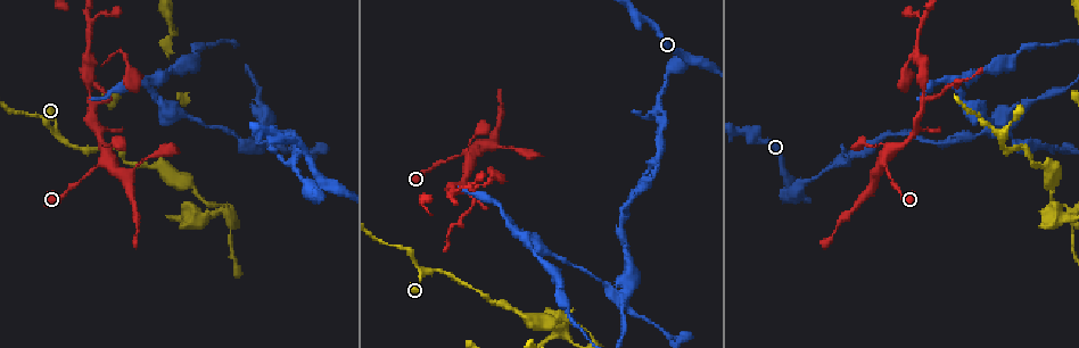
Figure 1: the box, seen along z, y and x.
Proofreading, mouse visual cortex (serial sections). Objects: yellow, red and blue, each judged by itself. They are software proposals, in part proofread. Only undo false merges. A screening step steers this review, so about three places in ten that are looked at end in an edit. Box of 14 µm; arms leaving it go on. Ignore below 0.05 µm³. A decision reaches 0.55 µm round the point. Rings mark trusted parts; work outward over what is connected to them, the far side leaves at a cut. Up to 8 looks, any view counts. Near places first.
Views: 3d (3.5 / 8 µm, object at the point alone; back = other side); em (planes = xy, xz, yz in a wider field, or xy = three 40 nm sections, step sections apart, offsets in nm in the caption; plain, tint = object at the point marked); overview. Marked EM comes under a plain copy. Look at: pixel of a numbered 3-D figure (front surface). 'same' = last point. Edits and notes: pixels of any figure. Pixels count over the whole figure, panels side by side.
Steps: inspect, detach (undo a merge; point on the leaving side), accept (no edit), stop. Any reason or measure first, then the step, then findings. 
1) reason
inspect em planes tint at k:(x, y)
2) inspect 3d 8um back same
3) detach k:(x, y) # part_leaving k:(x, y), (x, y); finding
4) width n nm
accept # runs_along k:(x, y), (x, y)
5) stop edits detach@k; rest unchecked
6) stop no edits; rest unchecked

sharp bend
inspect 3d 8um back at 1:(685, 59)

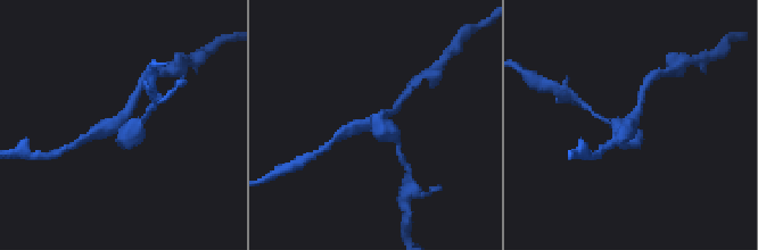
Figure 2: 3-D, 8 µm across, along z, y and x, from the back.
closer look
inspect 3d 3.5um at 2:(119, 121)

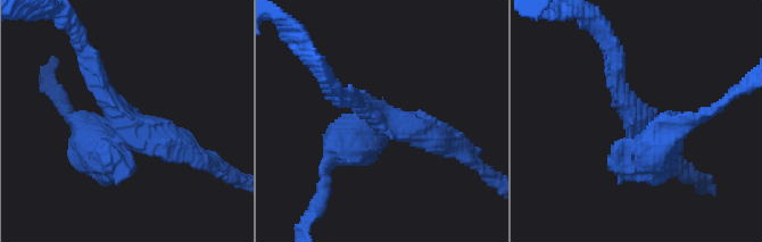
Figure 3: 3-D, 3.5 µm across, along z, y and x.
arms 3; arm_widths 250, 350, 600 nm
inspect em xy step 1 tint at 3:(377, 116)

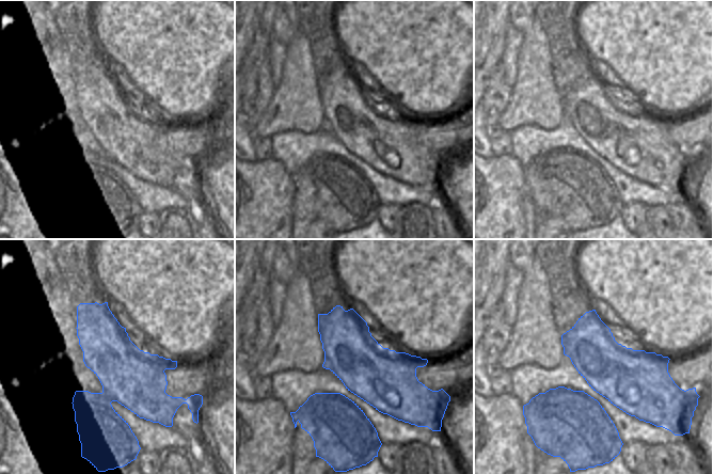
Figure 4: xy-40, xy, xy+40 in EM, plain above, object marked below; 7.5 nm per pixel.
width 440 nm
detach 3:(640, 174) # border 4:(103, 392), (116, 400); a second cell is stuck on

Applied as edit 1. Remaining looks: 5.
abrupt turn
inspect 3d 3.5um at 1:(58, 132)

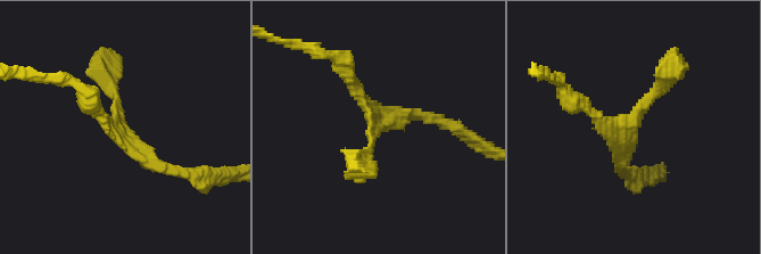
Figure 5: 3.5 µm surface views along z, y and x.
arms 3; arm_widths 150, 200, 200 nm
inspect em xy step 3 tint at 5:(624, 127)

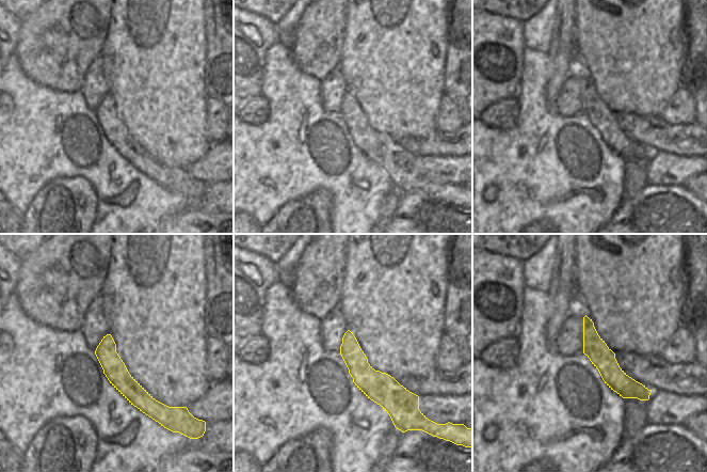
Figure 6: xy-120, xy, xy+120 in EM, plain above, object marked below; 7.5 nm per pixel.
width 190 nm
accept # runs_along 6:(585, 319), (607, 365), (646, 395); continuous, no second cell

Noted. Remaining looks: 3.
abrupt turn
inspect 3d 3.5um at 1:(102, 161)

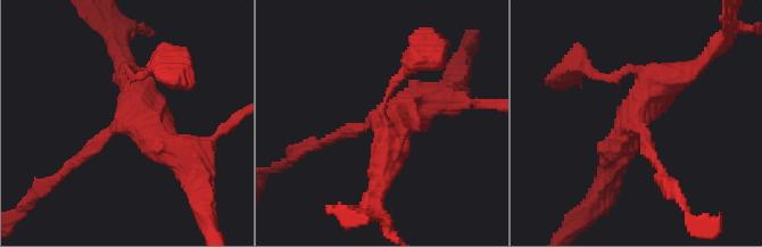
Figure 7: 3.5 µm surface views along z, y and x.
arms 4; arm_widths 100, 150, 400, 400 nm; need the tissue
inspect em xy step 5 tint at 7:(637, 114)

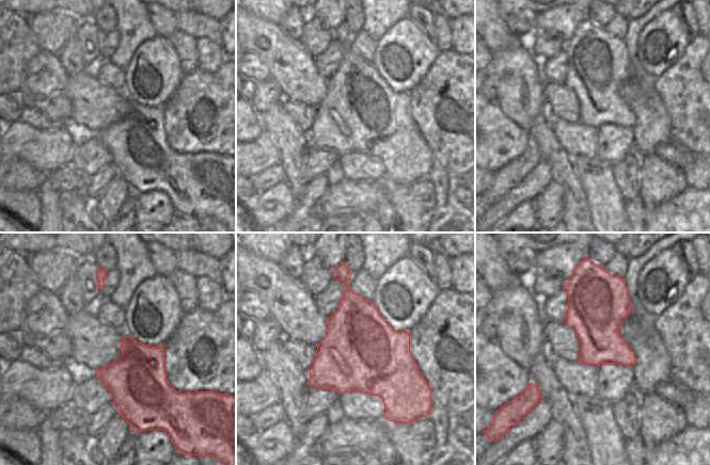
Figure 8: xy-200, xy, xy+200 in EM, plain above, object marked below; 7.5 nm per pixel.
width 600 nm
accept # runs_along 7:(72, 165), (135, 109), (129, 71); continuous, no second cell

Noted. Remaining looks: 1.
stop edits detach@3; rest unchecked

